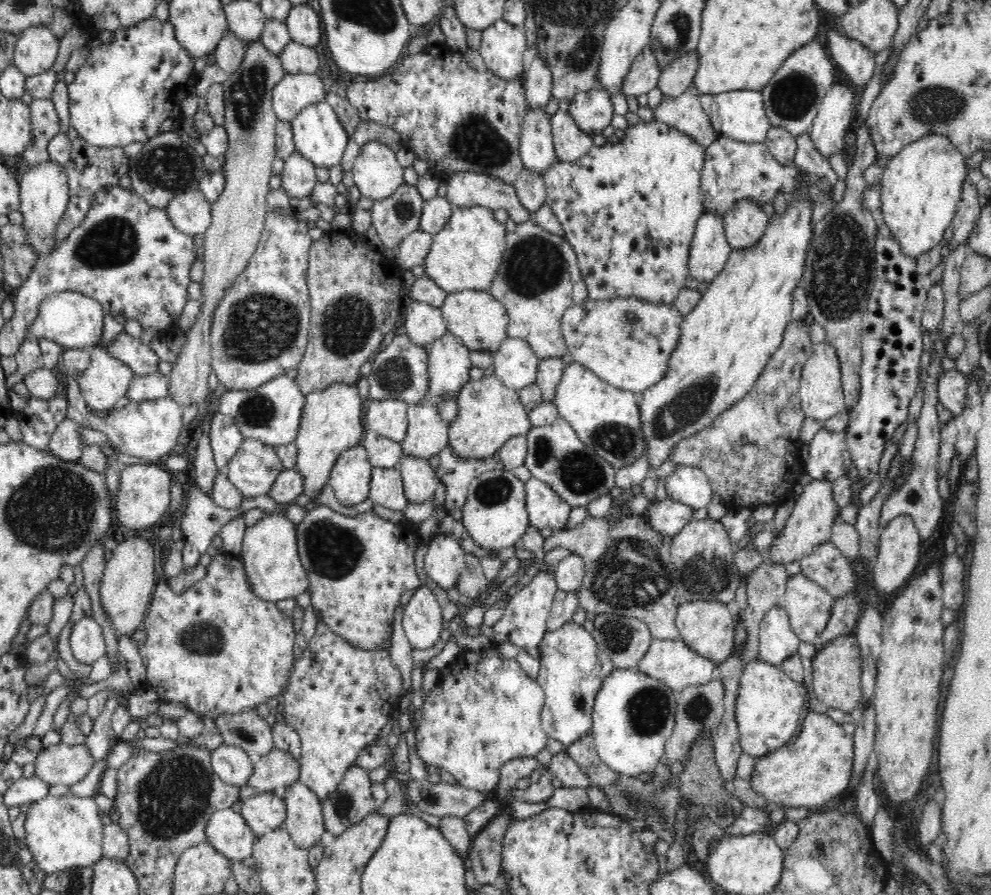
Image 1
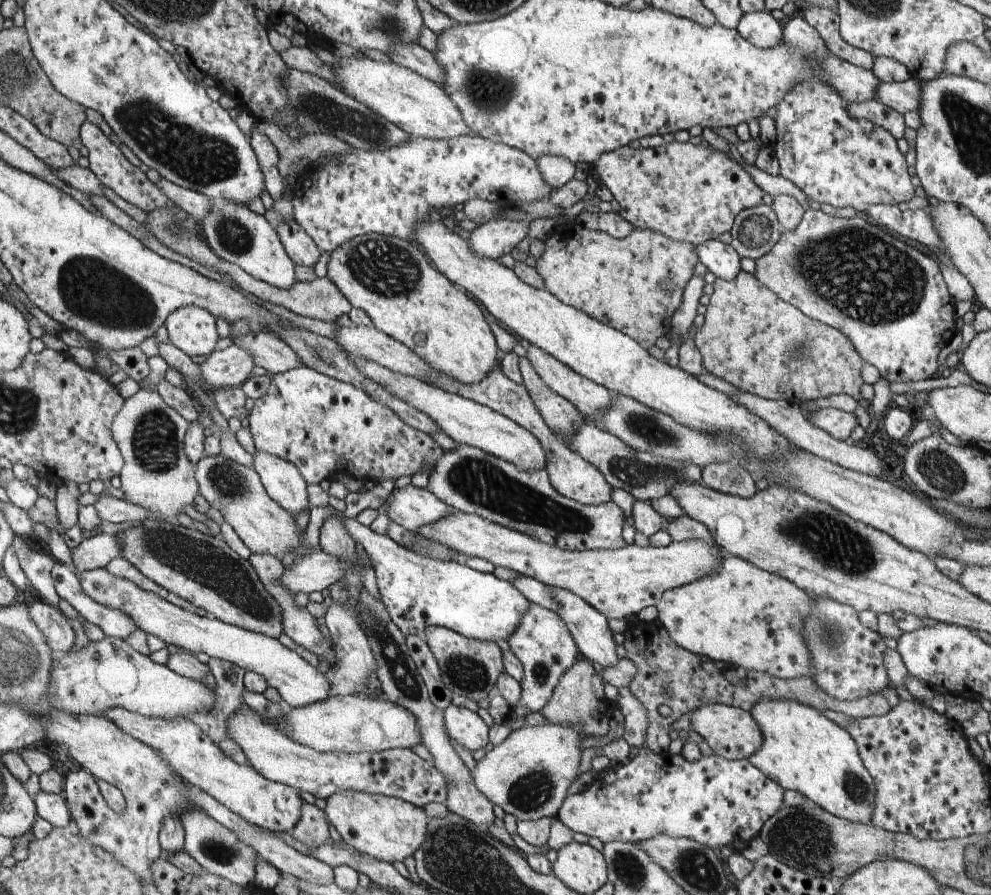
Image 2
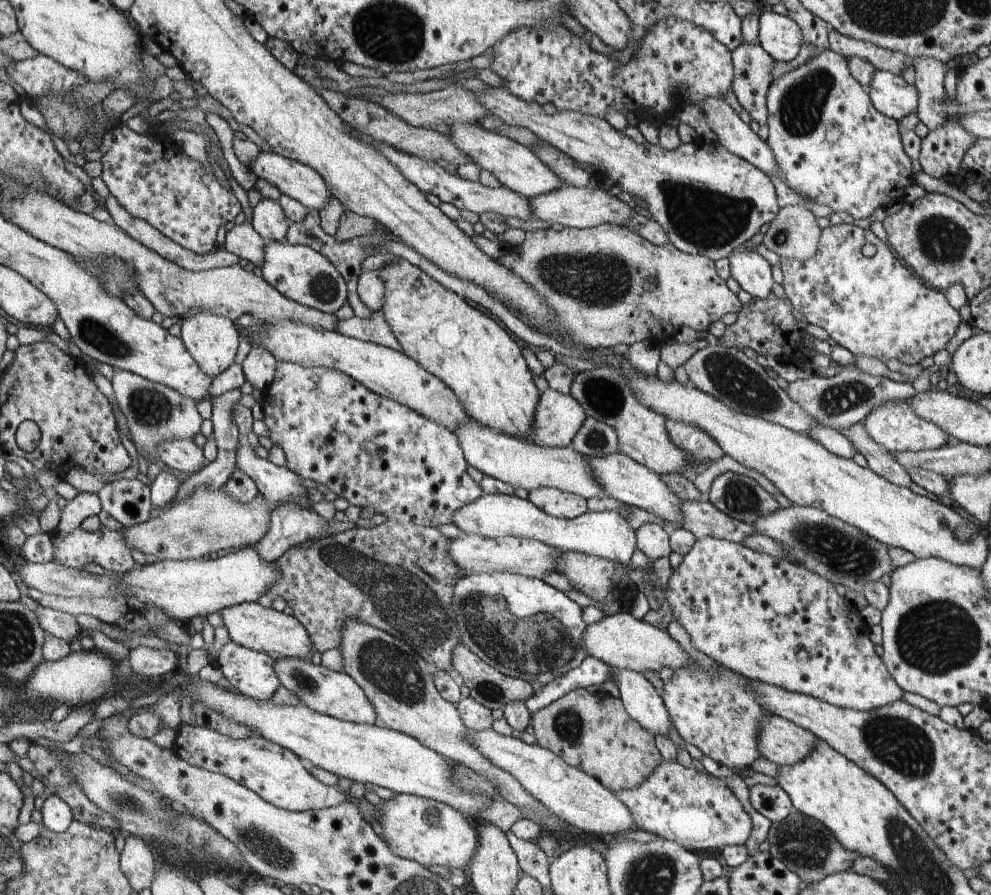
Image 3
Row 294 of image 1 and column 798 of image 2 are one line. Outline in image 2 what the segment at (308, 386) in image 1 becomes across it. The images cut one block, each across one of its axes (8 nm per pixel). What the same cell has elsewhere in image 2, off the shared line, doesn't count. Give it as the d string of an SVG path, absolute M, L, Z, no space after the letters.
M744 270L734 280L726 281L717 277L713 286L714 292L706 308L704 324L694 336L696 348L709 374L760 398L781 399L792 405L841 393L856 401L863 398L860 392L863 384L863 359L842 332L805 316L798 308L777 296L773 290L762 286L755 274L748 274Z

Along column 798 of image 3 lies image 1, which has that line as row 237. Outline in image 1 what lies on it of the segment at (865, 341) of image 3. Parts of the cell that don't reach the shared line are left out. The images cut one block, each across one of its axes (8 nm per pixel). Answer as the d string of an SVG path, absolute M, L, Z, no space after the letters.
M288 209L268 212L254 254L214 310L210 332L211 370L228 391L256 390L276 376L285 374L286 370L295 369L304 357L311 326L311 299L306 274L309 267L308 250L313 241L308 229L306 223L294 218Z

